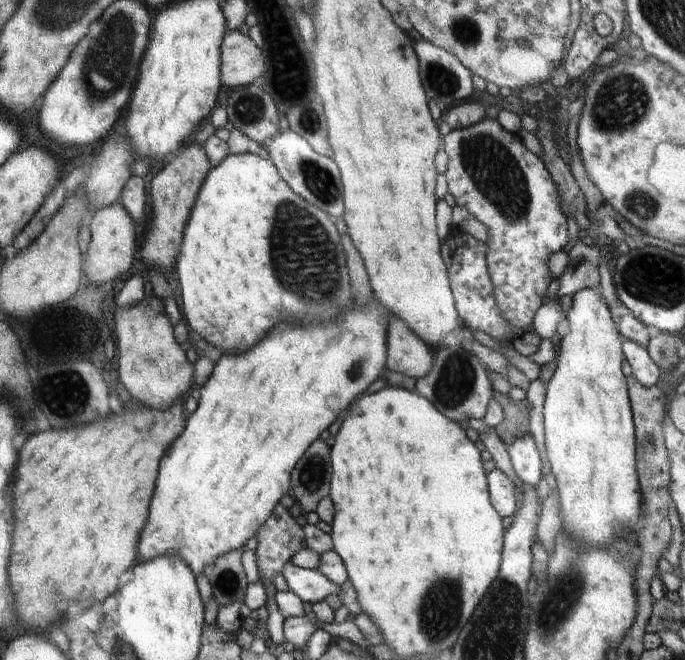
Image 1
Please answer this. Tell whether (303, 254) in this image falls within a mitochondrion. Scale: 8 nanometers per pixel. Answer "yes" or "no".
yes

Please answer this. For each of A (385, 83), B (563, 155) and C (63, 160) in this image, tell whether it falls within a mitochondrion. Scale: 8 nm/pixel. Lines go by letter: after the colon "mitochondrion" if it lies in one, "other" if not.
A: other
B: other
C: other

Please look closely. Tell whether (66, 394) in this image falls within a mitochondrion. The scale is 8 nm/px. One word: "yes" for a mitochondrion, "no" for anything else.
yes

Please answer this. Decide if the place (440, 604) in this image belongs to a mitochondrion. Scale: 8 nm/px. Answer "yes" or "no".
yes

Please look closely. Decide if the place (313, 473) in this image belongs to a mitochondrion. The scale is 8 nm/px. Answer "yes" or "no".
yes

